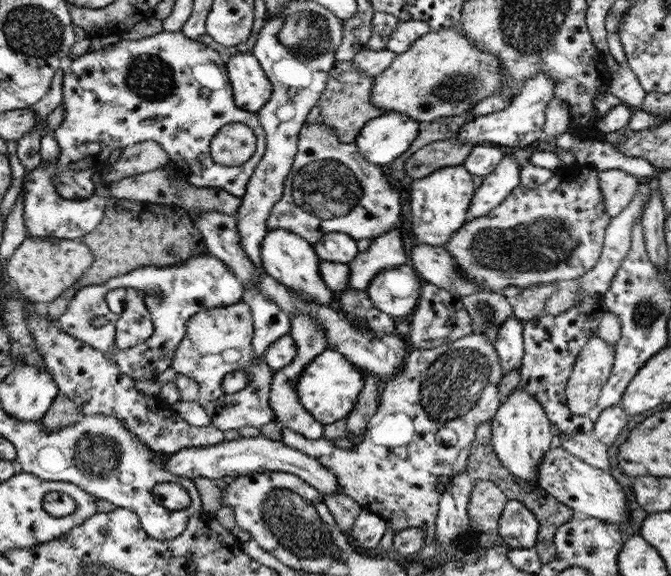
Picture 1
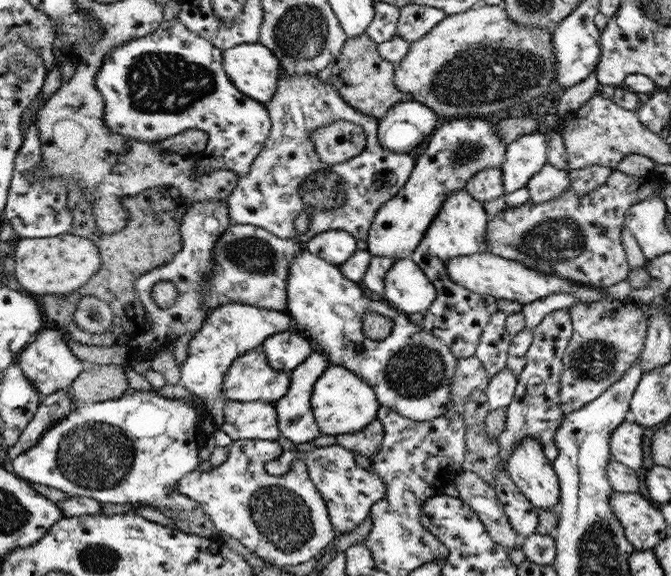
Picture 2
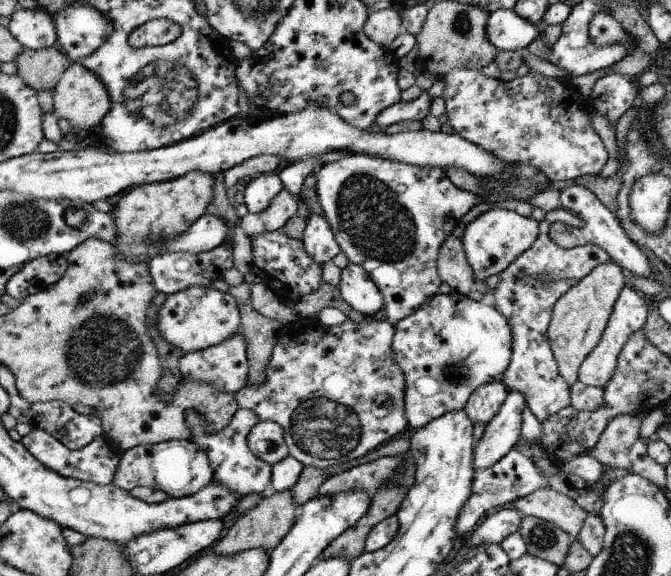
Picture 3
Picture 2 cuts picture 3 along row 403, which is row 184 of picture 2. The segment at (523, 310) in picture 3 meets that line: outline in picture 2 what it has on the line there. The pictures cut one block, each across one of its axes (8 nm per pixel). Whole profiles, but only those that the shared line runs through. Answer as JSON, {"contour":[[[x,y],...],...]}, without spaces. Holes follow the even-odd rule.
{"contour":[[[546,162],[542,170],[536,172],[536,175],[532,176],[525,187],[530,194],[530,200],[534,204],[542,204],[542,202],[560,198],[568,186],[571,186],[569,172],[558,170],[556,166]]]}

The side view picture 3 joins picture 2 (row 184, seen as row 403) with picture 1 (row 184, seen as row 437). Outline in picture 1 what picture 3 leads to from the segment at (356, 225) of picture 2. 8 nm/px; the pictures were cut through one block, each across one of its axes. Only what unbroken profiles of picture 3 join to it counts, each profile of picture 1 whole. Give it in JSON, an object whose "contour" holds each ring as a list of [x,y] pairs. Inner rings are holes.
{"contour":[[[304,123],[300,129],[300,136],[298,137],[297,153],[294,155],[294,163],[292,168],[288,171],[284,183],[284,194],[282,198],[272,207],[269,218],[266,220],[267,232],[274,231],[275,229],[281,229],[287,232],[292,232],[302,239],[306,240],[310,245],[314,246],[318,240],[322,239],[322,236],[332,232],[342,232],[354,238],[354,240],[360,239],[374,239],[380,237],[383,233],[391,230],[402,218],[402,202],[400,202],[400,190],[398,190],[398,183],[389,178],[387,167],[378,164],[372,164],[368,160],[364,159],[362,153],[358,151],[356,142],[344,143],[340,142],[340,139],[334,134],[334,129],[328,127],[328,125],[322,125],[322,123]]]}

